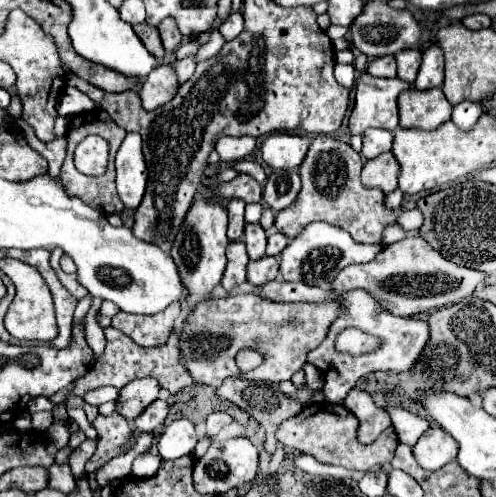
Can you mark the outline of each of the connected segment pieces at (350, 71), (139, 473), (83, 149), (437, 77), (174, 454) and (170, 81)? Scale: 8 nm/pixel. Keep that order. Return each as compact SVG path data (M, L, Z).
M336 64L334 68L334 74L336 74L336 80L340 84L344 84L346 88L352 88L354 86L354 66L352 64Z
M150 452L141 454L133 461L131 476L137 479L152 478L160 470L160 464L162 464L160 456L154 456Z
M86 136L74 152L74 164L85 175L102 176L106 172L109 144L102 136Z
M432 44L422 58L422 66L418 72L418 78L414 82L416 90L430 90L430 88L438 88L442 86L444 80L444 54L442 50Z
M174 420L164 432L160 434L158 450L164 460L178 460L182 456L188 456L192 448L196 446L196 428L190 420Z
M160 64L152 74L144 80L140 88L140 98L142 98L142 108L144 110L156 110L164 106L172 96L176 96L180 84L176 84L176 74L172 74L170 64Z

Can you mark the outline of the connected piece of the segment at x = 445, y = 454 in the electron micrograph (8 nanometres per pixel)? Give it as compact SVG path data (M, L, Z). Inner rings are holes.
M430 426L416 442L414 456L424 470L440 470L456 460L456 440L440 426Z

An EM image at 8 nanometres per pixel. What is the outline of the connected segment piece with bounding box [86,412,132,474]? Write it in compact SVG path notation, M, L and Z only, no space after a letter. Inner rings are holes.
M114 412L110 416L96 416L96 420L92 424L98 424L98 448L94 452L94 456L86 462L86 472L94 474L100 466L104 466L108 460L112 460L114 456L124 454L124 446L130 442L132 438L132 426L130 422Z

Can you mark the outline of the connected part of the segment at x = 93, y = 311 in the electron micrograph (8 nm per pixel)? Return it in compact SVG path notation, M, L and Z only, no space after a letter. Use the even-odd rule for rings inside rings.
M92 298L90 312L86 314L86 342L88 342L88 346L94 350L96 356L102 354L102 352L104 352L104 346L106 346L104 332L102 332L102 328L100 328L98 322L96 322L96 316L98 316L98 310L100 310L100 304L102 304L100 298Z

